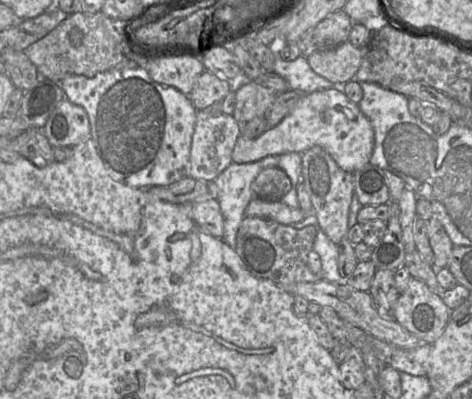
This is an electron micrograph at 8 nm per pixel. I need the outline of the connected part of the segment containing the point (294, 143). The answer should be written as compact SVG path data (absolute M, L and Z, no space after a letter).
M333 86L329 89L318 90L303 95L279 124L269 128L257 138L250 139L241 133L232 152L232 161L235 163L256 162L271 155L280 155L289 152L302 153L313 146L324 148L337 165L349 173L354 173L370 161L374 148L373 126L360 110L359 105L348 99L341 86Z

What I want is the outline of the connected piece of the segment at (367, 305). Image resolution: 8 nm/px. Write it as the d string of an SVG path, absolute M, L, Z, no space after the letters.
M323 279L314 283L296 283L291 286L280 287L284 288L292 295L299 295L307 299L309 302L319 304L321 307L329 307L333 309L344 322L349 322L373 337L395 347L405 350L413 350L423 344L427 344L402 327L397 321L395 321L395 319L386 320L380 316L377 309L374 307L372 297L368 291L362 292L348 286L347 284L338 285Z

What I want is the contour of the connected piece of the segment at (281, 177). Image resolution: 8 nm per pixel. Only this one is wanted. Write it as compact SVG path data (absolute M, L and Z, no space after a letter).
M278 167L263 169L252 183L253 197L265 201L280 201L291 190L288 175Z

